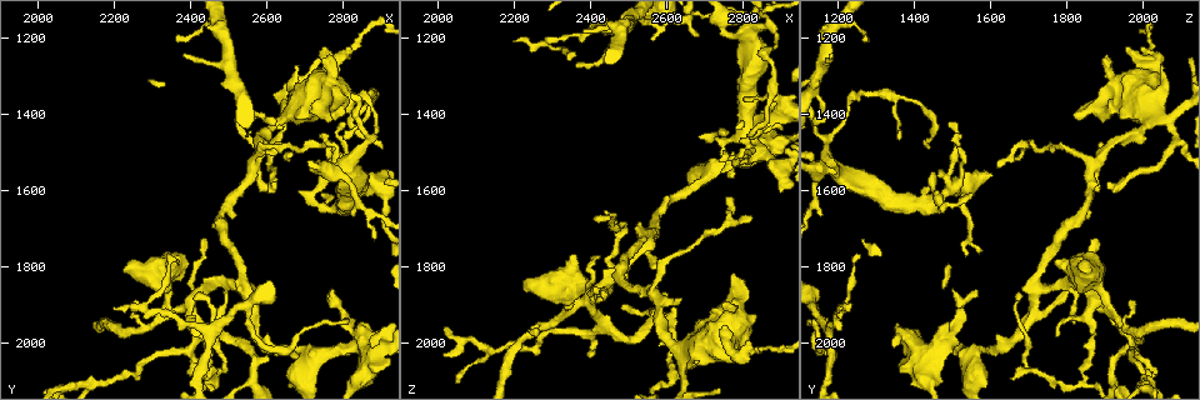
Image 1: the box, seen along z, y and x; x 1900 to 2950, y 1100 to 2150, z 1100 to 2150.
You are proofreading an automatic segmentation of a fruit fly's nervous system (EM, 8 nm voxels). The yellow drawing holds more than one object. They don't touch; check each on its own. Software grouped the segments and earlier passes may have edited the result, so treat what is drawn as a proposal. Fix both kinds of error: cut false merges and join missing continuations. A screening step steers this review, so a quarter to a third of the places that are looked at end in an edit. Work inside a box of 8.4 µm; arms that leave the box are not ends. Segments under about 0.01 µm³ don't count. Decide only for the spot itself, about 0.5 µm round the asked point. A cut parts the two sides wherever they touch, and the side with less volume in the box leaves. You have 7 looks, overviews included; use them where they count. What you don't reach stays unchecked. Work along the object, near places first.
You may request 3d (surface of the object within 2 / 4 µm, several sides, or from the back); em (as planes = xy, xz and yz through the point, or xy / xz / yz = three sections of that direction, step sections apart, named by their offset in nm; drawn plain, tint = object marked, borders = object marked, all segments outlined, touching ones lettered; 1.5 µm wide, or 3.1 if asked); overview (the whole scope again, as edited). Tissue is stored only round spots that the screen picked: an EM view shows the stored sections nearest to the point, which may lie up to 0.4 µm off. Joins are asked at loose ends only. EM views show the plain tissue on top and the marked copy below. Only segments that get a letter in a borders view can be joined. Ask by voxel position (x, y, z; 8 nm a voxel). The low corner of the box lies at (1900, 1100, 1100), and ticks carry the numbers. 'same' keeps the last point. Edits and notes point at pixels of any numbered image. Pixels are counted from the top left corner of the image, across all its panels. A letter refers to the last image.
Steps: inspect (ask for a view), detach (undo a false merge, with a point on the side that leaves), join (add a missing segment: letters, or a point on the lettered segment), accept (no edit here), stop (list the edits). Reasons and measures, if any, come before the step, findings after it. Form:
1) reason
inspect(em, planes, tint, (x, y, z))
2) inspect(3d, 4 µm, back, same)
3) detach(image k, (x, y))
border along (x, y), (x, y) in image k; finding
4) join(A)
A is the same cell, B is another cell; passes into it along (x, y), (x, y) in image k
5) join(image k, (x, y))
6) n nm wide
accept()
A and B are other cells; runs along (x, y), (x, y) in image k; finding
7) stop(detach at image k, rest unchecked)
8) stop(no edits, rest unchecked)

free end
inspect(em, planes, borders, (2395, 2090, 2035))

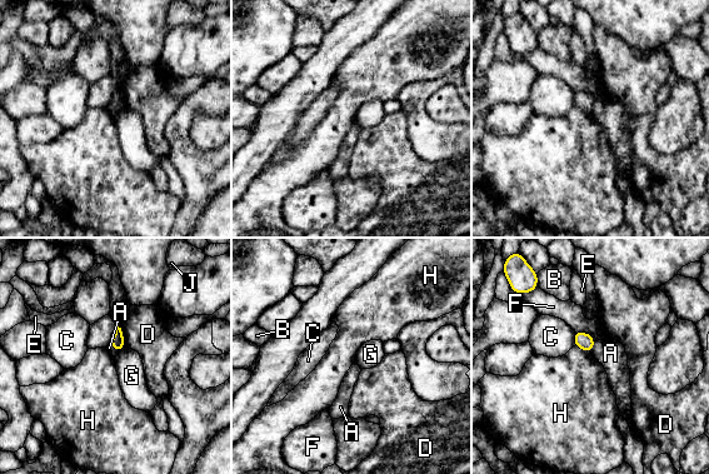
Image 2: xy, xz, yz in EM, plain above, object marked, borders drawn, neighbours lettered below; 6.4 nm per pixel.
accept()
A, B, C, D, E, F, G, H and J are other cells; border along (574, 345), (590, 354) in image 2; no lettered segment goes on from it

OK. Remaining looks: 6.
thin end
inspect(em, planes, borders, (2765, 1870, 1560))

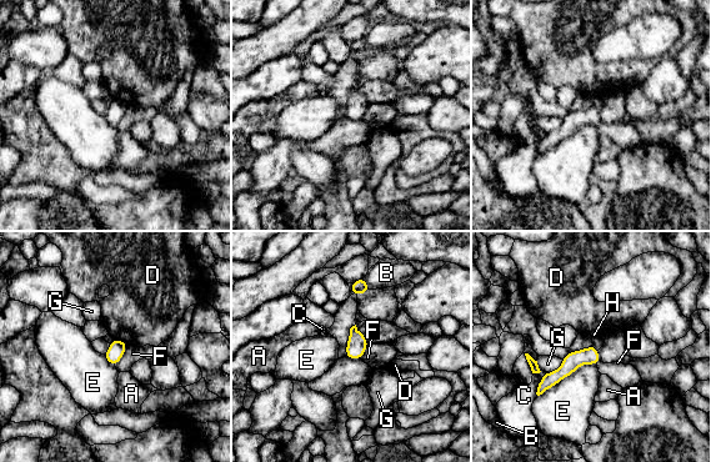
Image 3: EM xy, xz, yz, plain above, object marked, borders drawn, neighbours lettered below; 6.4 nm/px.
E touches over 440 nm
accept()
A, B, C, D, E, F, G and H are other cells; border along (592, 342), (597, 350) in image 3; no lettered segment goes on from it

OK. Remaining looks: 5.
sharp bend
inspect(em, planes, borders, (2860, 1355, 1250))

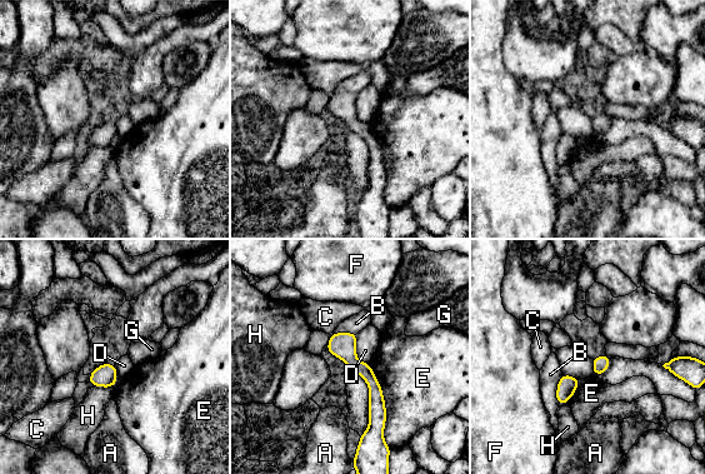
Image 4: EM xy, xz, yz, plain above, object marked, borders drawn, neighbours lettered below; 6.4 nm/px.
accept()
A, B, C, D, E, F, G and H are other cells; runs along (335, 335), (373, 382), (371, 430) in image 4; all the same neuron

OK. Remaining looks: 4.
stop(no edits, rest unchecked)

